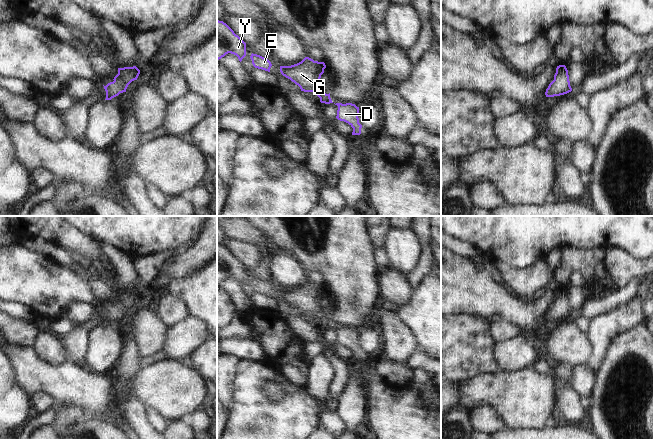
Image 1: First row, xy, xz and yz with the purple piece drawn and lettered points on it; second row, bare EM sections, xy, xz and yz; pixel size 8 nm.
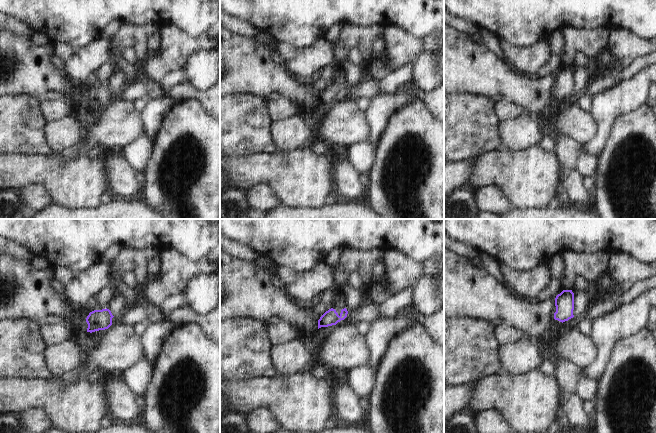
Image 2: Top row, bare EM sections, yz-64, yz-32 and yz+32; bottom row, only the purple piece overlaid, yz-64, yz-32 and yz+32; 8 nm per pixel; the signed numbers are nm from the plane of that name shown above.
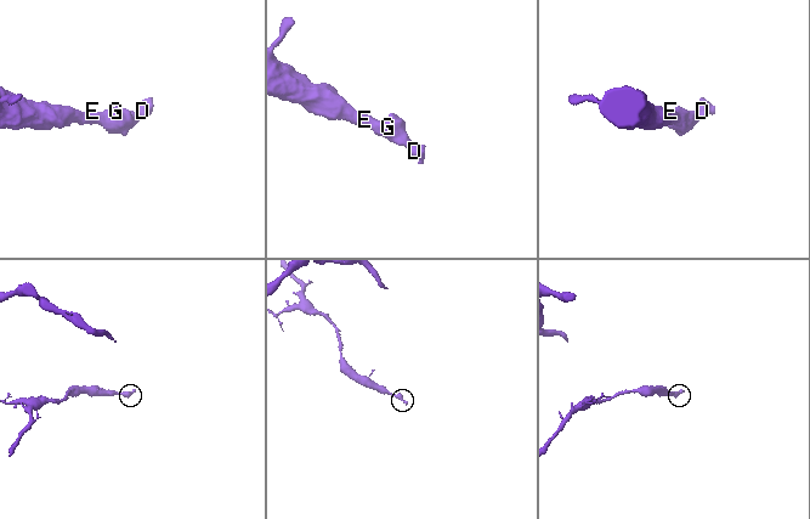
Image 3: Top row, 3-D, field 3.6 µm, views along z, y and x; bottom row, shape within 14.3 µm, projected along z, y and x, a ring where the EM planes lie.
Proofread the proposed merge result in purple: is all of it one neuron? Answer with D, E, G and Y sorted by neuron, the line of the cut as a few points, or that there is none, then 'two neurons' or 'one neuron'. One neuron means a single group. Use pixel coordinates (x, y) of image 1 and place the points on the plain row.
D E G Y | no cut | one neuron

